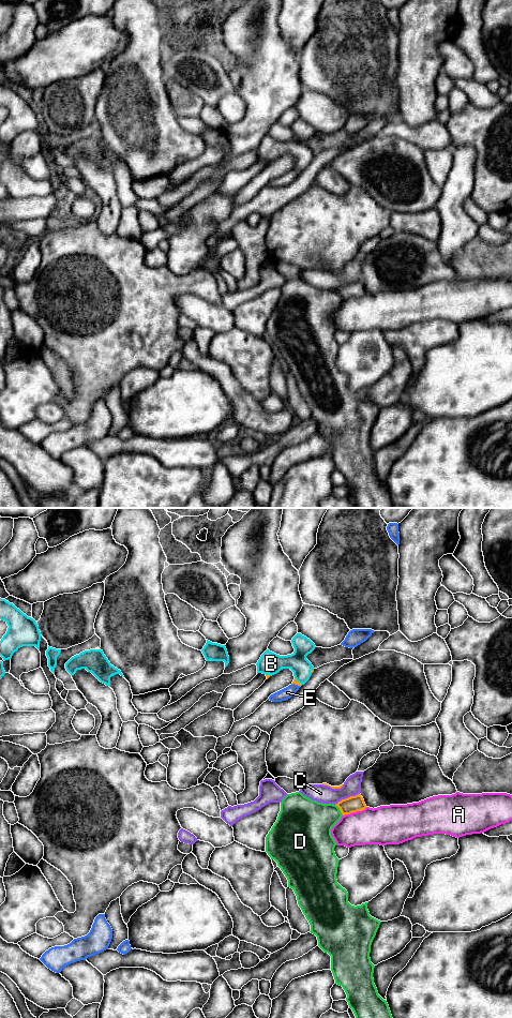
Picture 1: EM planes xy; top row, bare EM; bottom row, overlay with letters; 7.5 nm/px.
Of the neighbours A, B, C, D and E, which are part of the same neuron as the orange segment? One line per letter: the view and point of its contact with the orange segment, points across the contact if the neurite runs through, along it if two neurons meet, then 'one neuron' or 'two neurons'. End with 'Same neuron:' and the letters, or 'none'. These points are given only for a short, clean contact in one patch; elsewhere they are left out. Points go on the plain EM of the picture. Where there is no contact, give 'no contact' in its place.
A: meets orange in xy at (355, 297); border along xy (366, 293), (343, 301); two neurons
B: meets orange in xy at (297, 167); one neuron
C: meets orange in xy at (346, 284); two neurons
D: meets orange in xy at (340, 295); two neurons
E: meets orange in xy at (297, 169); two neurons
Same neuron: B

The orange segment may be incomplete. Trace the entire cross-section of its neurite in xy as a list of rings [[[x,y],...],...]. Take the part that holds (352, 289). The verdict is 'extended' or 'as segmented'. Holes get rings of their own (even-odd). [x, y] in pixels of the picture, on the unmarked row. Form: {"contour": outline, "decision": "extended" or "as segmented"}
{"contour": [[[361,280],[342,285],[335,290],[340,294],[343,301],[350,300],[357,297],[362,297],[366,294],[366,290]]], "decision": "as segmented"}

